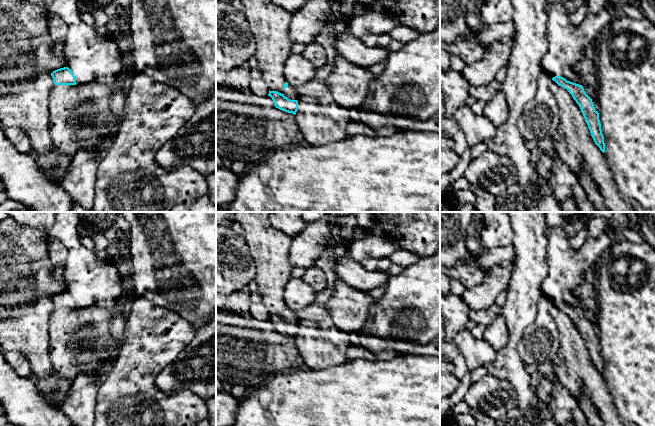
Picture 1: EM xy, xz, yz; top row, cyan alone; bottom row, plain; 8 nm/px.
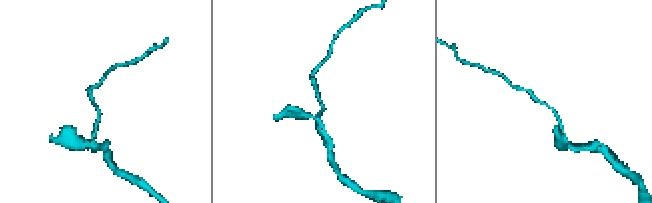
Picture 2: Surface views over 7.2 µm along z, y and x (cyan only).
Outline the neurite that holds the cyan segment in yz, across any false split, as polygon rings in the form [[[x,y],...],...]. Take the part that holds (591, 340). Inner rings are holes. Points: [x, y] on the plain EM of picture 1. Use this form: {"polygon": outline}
{"polygon": [[[555,300],[552,304],[559,310],[565,312],[572,319],[581,333],[595,368],[604,377],[605,367],[599,344],[599,337],[595,334],[592,323],[585,317],[583,310],[567,305],[560,300]]]}

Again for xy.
{"polygon": [[[68,291],[60,292],[51,297],[55,309],[76,309],[76,302]]]}

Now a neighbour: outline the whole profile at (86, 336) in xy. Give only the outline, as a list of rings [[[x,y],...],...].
[[[92,325],[80,327],[72,335],[72,340],[69,342],[68,347],[76,350],[81,347],[94,347],[97,344],[97,328]]]

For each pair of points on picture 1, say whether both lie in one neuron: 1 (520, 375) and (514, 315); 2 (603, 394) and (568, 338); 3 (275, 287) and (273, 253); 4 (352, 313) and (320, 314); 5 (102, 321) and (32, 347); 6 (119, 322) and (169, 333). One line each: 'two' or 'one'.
1: one
2: one
3: one
4: two
5: two
6: two

